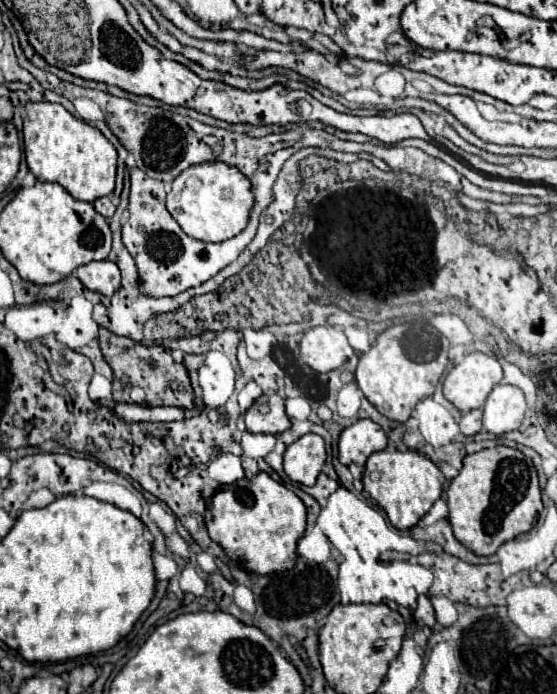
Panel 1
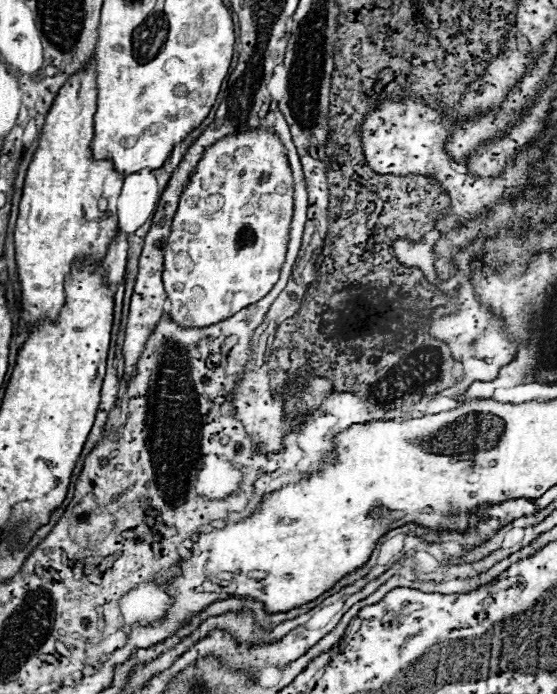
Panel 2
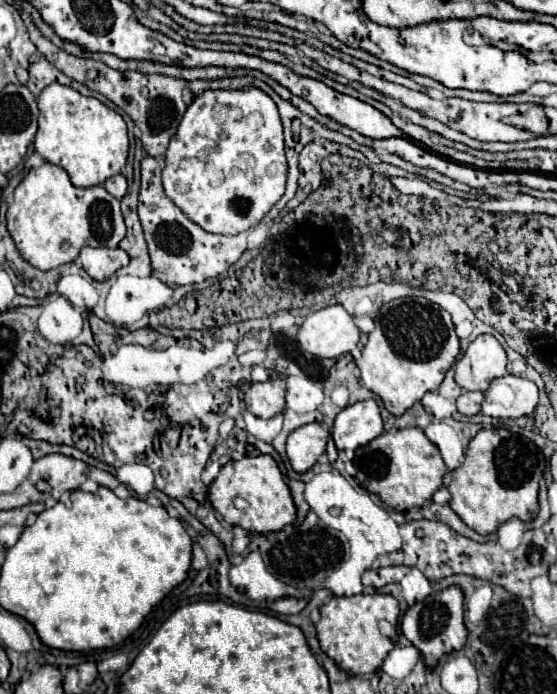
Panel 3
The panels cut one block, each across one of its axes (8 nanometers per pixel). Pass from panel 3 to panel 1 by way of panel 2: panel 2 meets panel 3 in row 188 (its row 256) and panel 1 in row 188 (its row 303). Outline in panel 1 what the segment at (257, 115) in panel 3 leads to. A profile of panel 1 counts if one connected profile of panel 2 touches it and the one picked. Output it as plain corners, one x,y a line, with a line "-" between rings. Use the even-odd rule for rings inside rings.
210,160
182,170
166,196
166,208
174,220
188,236
202,242
224,242
238,236
248,224
254,202
252,180
222,160

